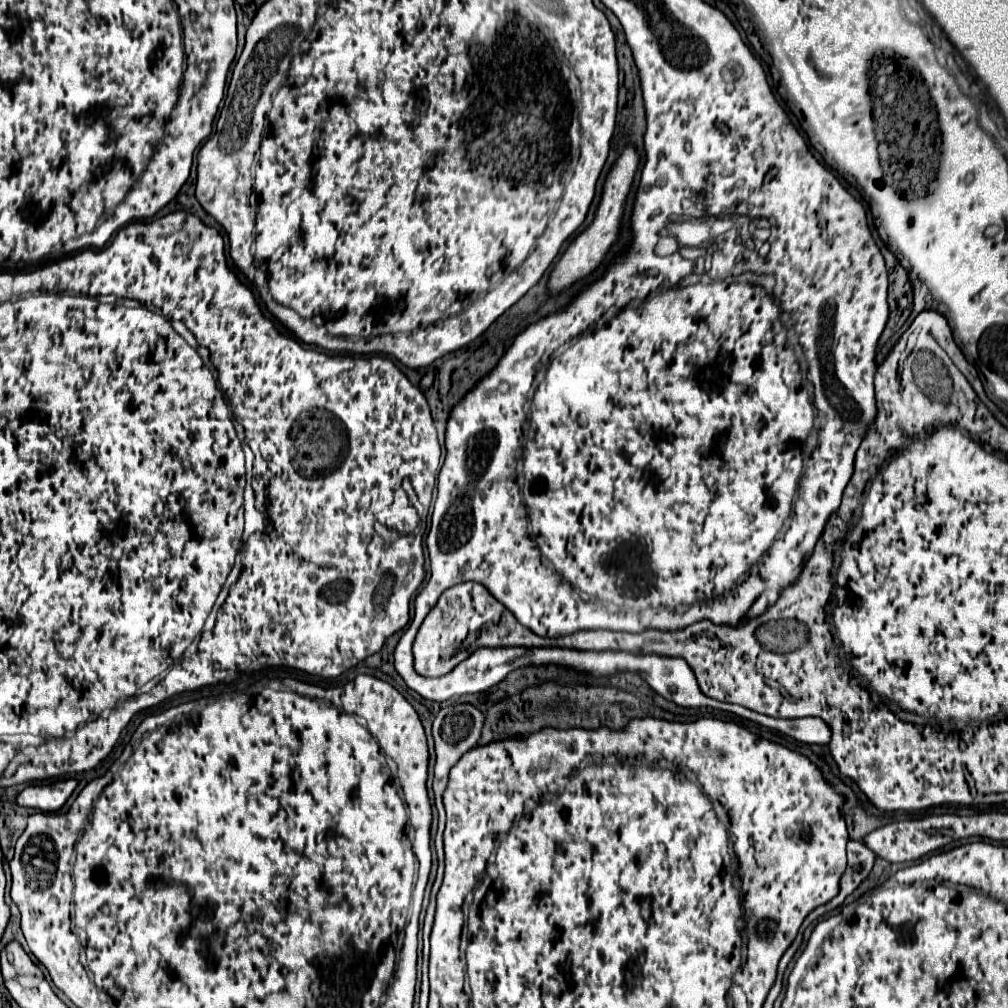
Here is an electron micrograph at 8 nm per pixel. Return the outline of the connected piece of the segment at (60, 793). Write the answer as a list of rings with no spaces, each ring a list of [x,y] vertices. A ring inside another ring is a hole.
[[[65,779],[53,785],[29,785],[17,795],[17,803],[21,807],[55,813],[65,805],[65,801],[71,797],[75,787],[77,787],[75,779]]]

